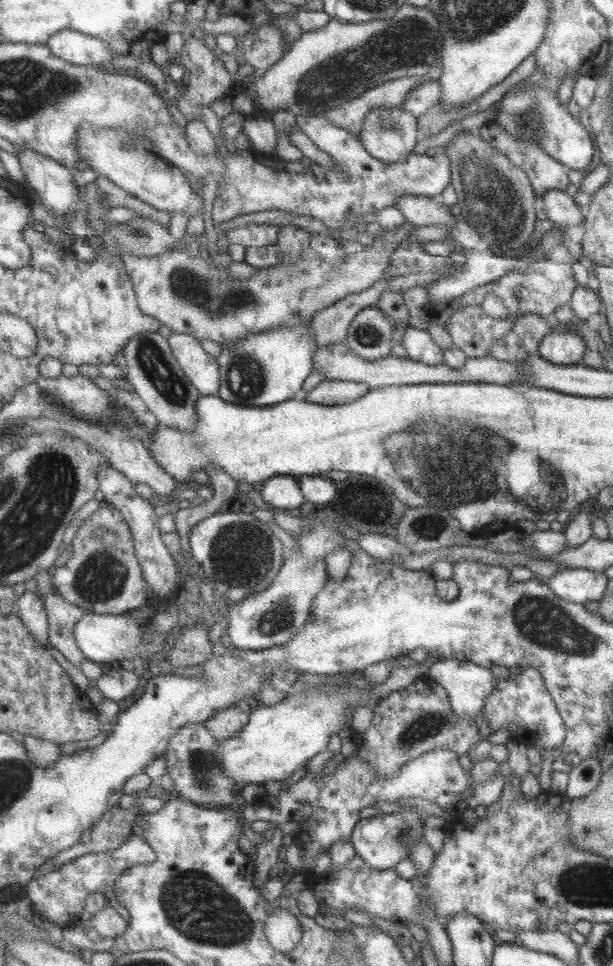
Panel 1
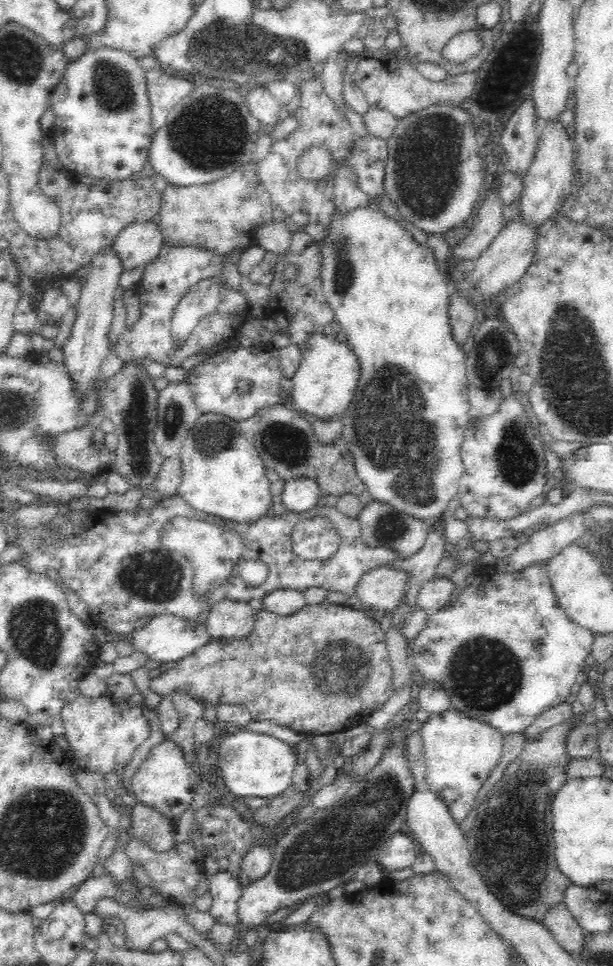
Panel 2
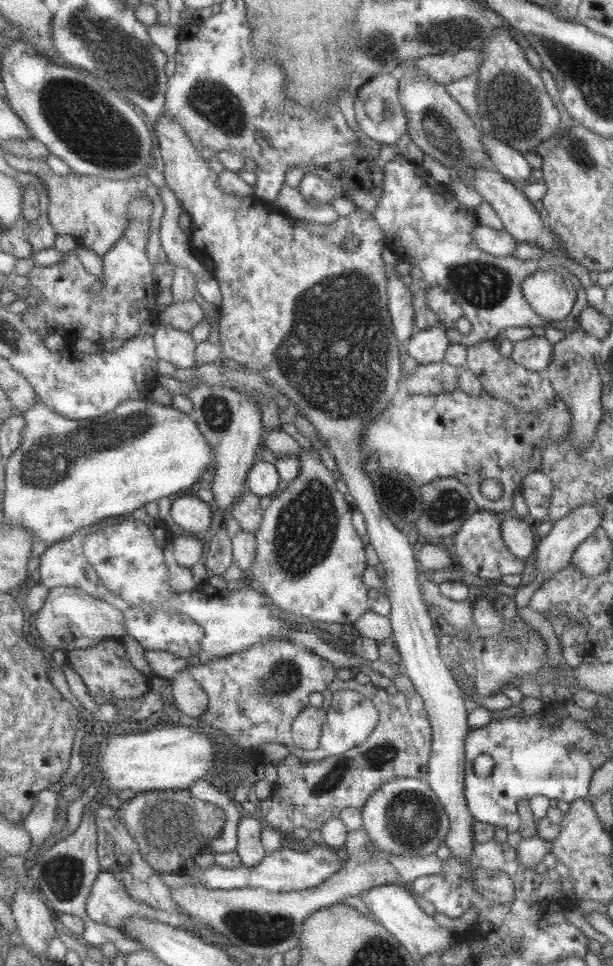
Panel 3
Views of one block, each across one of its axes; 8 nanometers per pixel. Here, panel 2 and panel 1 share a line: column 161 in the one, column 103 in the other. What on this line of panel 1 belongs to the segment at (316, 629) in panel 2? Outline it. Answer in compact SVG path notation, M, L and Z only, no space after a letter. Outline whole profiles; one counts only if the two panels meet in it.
M127 664L116 666L121 666L121 670L110 668L106 673L101 674L97 679L97 688L104 697L121 702L139 688L141 675L137 675L130 666L129 670L123 670L123 666L128 666Z

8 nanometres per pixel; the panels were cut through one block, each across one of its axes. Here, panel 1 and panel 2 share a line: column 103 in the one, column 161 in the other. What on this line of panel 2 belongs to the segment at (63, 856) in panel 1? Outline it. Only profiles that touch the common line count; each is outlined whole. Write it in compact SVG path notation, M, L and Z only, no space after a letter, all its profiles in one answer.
M137 802L132 806L130 820L128 837L140 839L155 852L167 852L176 846L176 826L160 813Z

